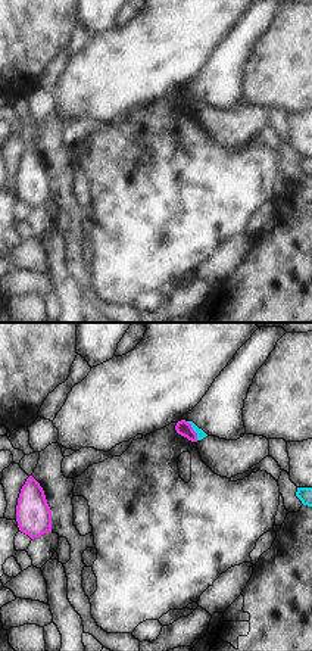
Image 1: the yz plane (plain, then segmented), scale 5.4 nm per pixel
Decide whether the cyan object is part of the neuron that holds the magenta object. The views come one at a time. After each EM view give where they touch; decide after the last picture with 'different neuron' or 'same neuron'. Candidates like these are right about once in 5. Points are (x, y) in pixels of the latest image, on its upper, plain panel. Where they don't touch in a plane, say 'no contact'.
(193, 100)

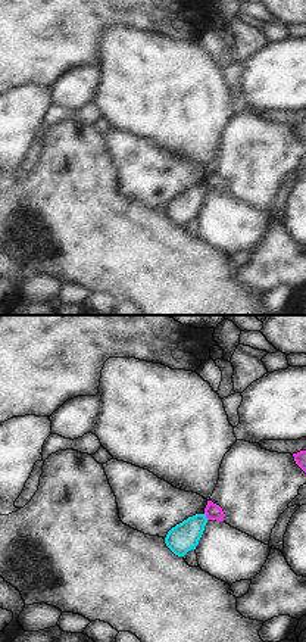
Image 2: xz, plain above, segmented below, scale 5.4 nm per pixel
(206, 186)

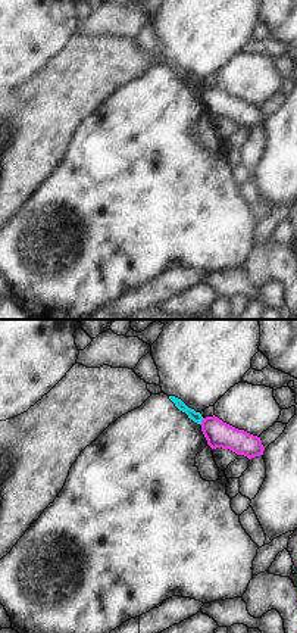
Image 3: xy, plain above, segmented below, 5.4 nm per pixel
(202, 92)

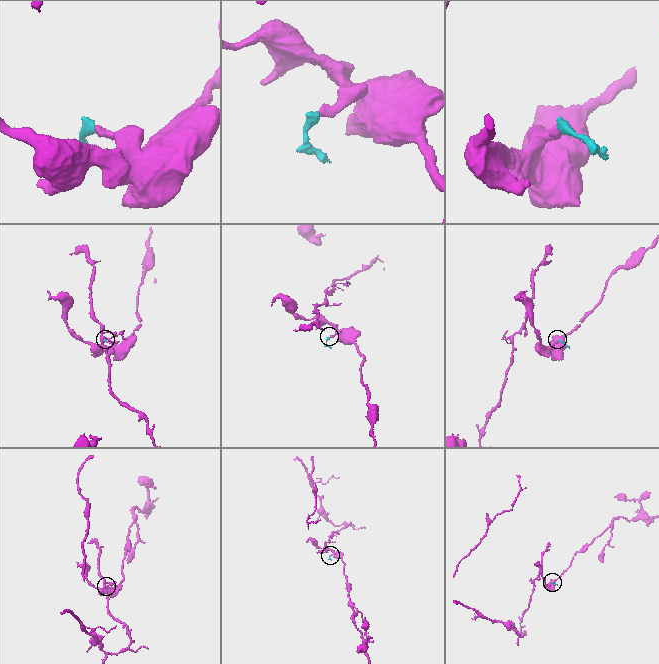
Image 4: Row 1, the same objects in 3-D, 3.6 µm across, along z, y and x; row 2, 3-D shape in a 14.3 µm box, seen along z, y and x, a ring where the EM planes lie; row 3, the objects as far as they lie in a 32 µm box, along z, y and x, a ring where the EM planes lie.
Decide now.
different neuron

